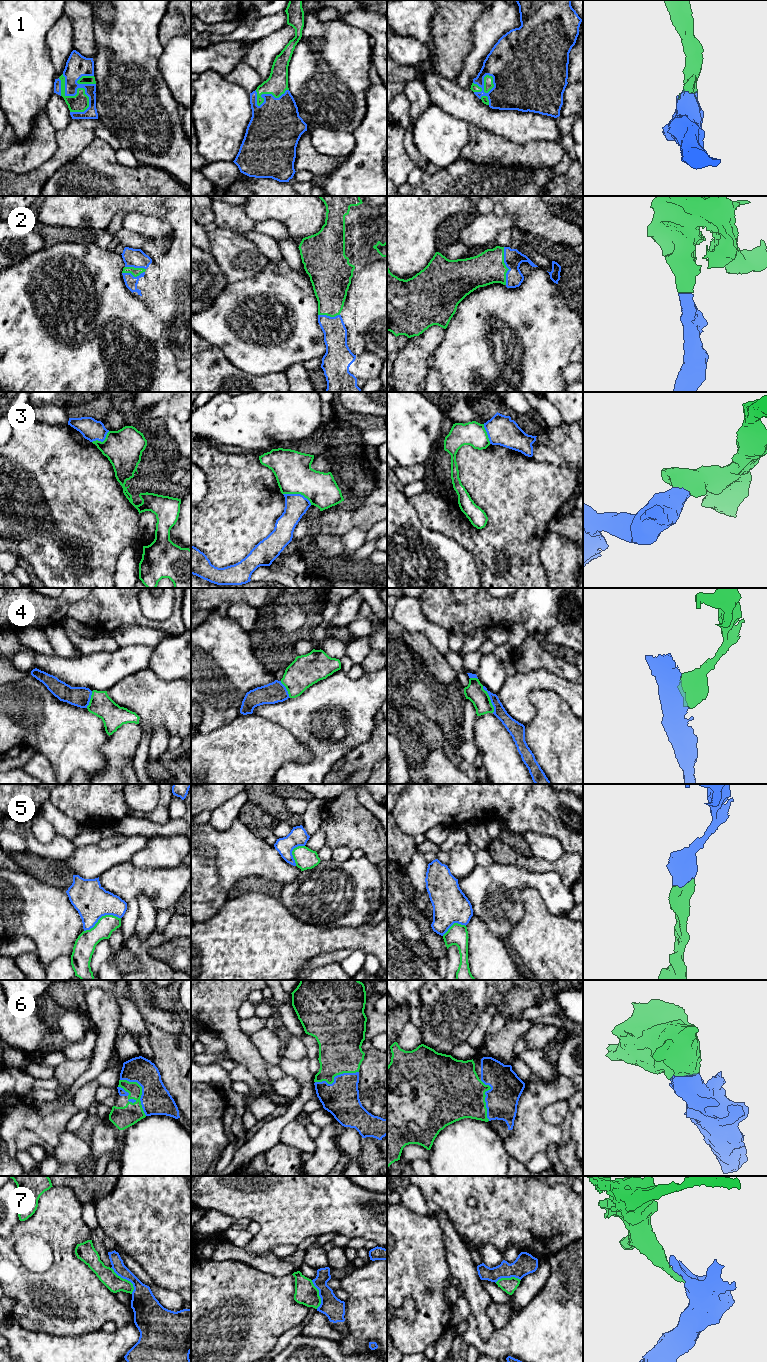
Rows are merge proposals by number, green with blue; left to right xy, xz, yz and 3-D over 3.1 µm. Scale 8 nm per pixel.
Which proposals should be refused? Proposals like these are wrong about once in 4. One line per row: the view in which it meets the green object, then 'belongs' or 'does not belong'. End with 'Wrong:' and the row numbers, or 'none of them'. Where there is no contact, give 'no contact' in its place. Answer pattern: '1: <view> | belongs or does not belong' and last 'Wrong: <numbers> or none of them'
1: xy | belongs
2: yz | belongs
3: xz | does not belong
4: yz | does not belong
5: xy | does not belong
6: xy | belongs
7: xy | does not belong
Wrong: 3, 4, 5, 7

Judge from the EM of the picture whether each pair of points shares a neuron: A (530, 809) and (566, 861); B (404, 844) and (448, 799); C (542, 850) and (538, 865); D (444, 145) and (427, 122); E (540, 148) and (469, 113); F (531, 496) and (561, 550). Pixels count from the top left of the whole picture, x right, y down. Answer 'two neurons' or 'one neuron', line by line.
A: two neurons
B: two neurons
C: two neurons
D: one neuron
E: two neurons
F: two neurons

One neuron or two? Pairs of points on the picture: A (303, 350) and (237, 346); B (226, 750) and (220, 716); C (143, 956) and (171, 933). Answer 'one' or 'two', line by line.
A: one
B: two
C: one

